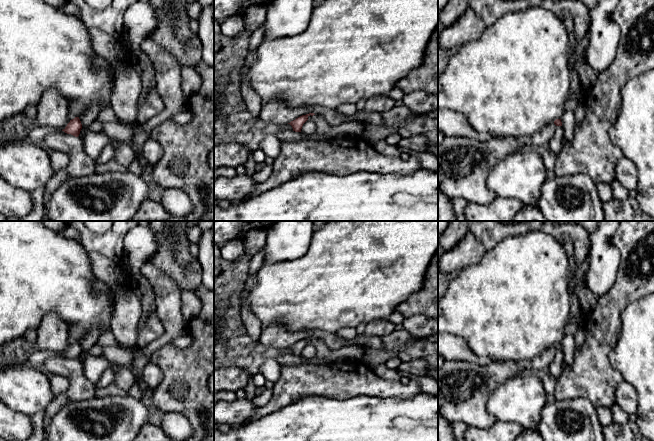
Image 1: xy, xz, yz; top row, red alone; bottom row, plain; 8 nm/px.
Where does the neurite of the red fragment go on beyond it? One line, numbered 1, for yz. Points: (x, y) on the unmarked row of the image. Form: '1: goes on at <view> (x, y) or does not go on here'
1: does not go on here

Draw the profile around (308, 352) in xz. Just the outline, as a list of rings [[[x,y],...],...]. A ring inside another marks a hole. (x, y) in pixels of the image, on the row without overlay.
[[[307,344],[301,353],[301,356],[306,359],[312,359],[315,358],[315,349],[311,344]]]

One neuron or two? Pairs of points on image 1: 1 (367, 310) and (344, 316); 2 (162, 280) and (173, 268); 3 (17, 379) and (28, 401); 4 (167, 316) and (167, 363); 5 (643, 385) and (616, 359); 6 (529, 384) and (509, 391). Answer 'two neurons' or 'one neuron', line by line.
1: one neuron
2: two neurons
3: one neuron
4: two neurons
5: one neuron
6: one neuron

